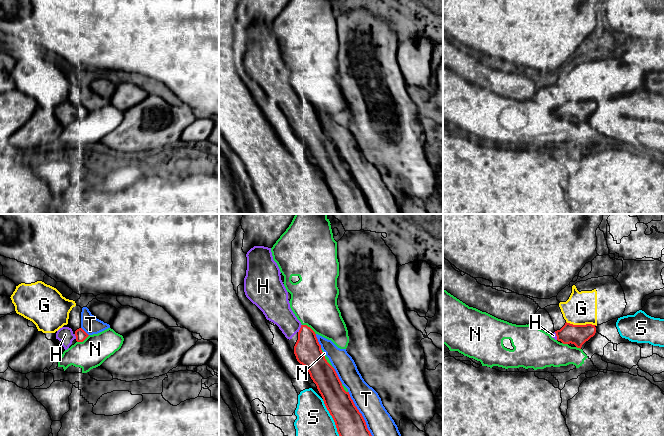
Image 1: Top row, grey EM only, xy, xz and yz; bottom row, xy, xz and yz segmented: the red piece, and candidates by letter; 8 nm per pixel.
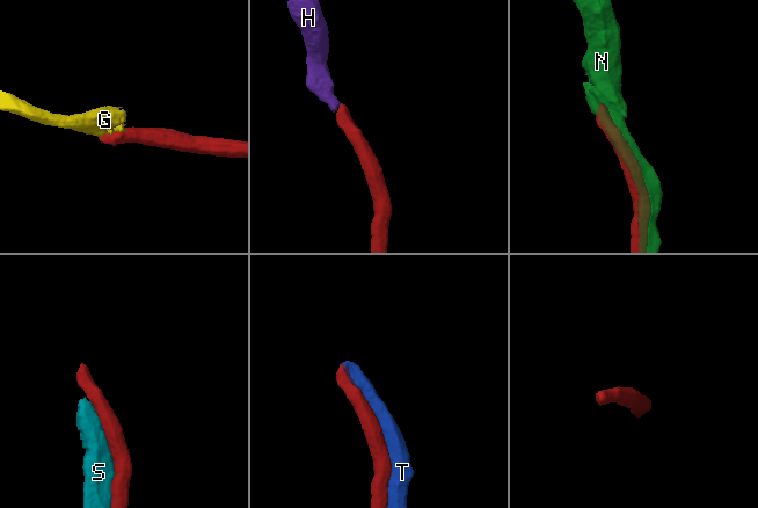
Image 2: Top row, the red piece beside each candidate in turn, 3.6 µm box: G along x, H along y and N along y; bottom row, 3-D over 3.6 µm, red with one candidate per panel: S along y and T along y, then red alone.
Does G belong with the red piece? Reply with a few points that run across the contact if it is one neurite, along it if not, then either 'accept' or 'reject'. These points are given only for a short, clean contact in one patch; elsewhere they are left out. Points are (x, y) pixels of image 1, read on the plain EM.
reject

